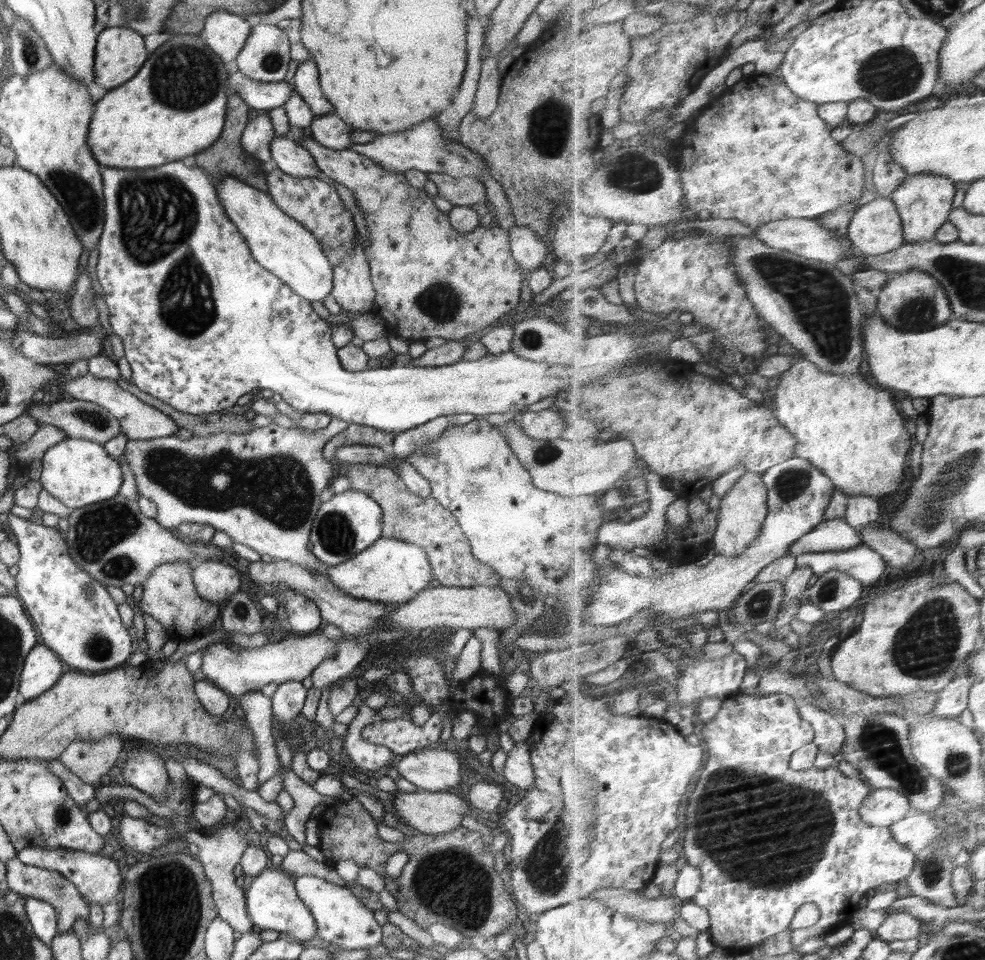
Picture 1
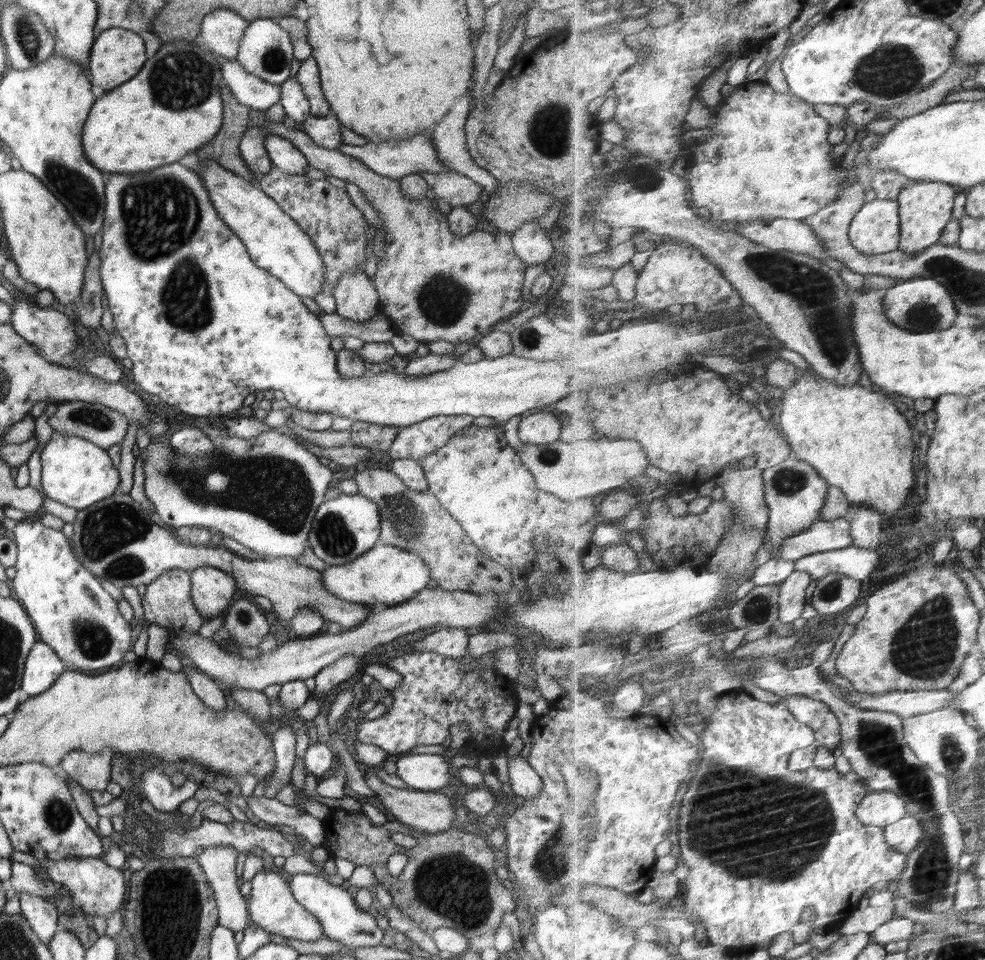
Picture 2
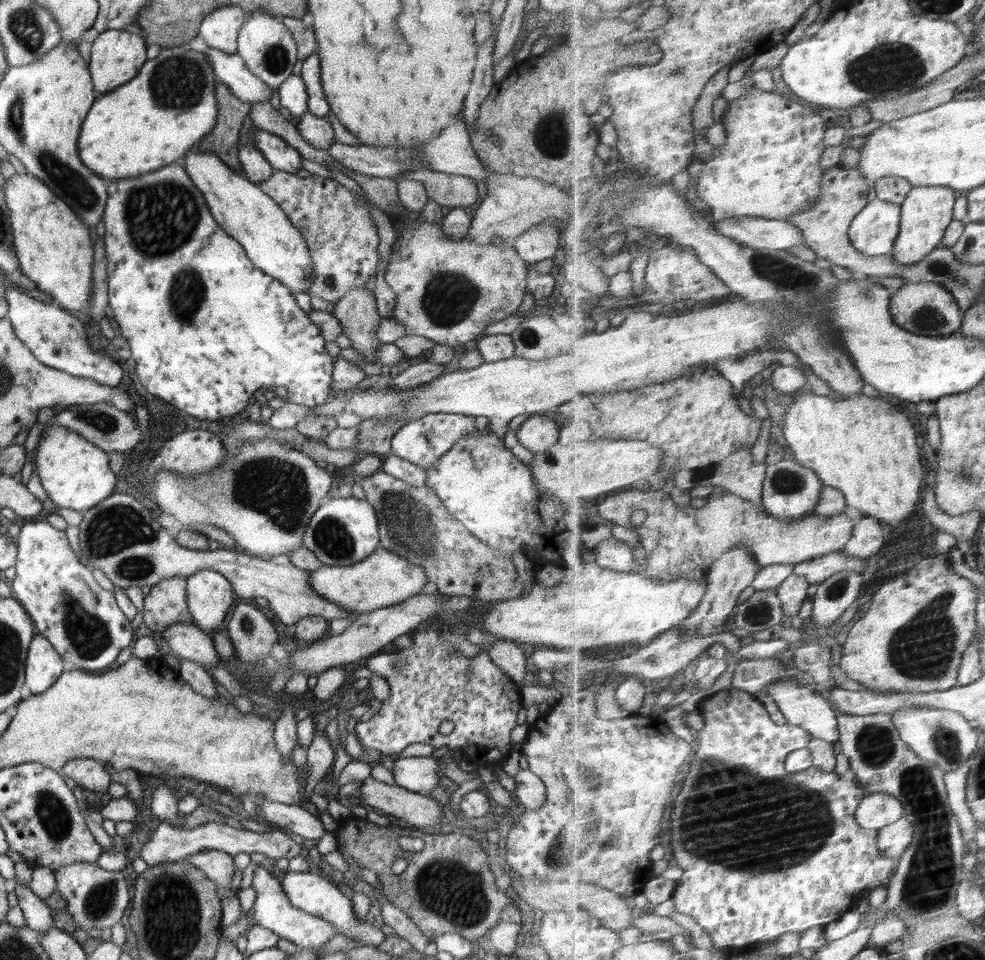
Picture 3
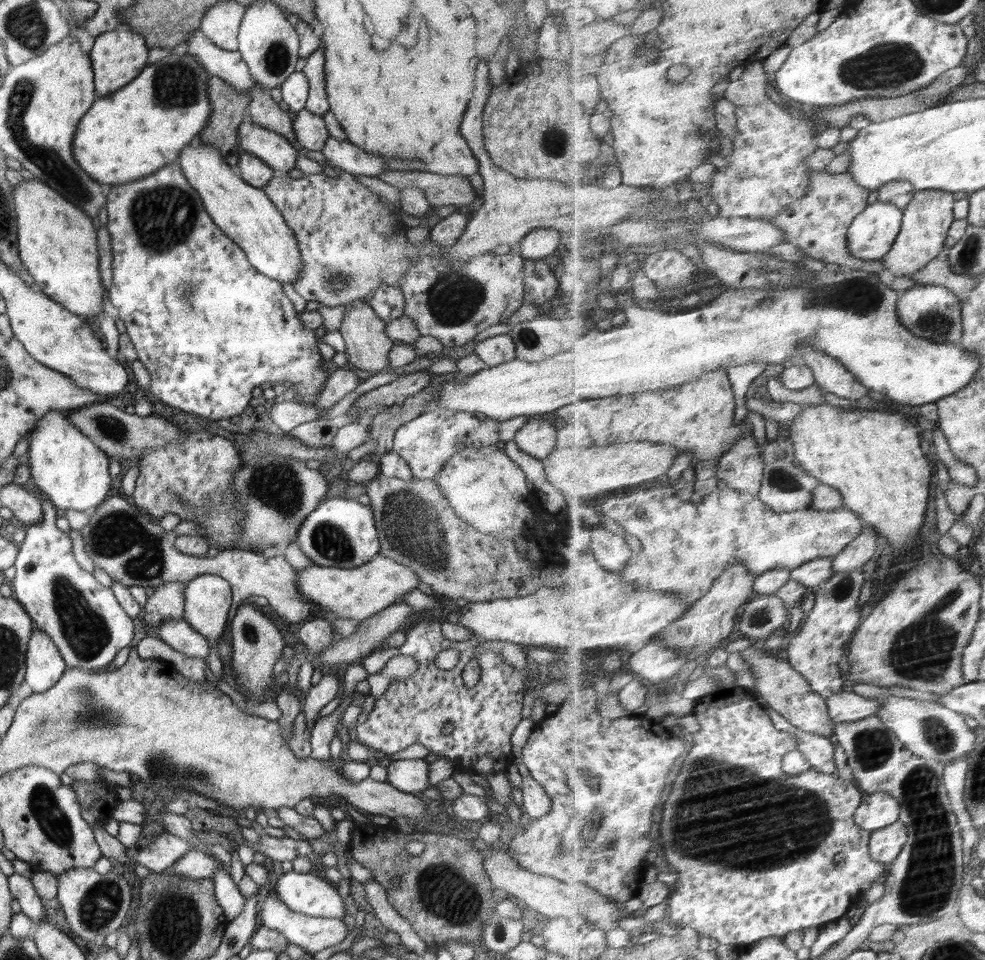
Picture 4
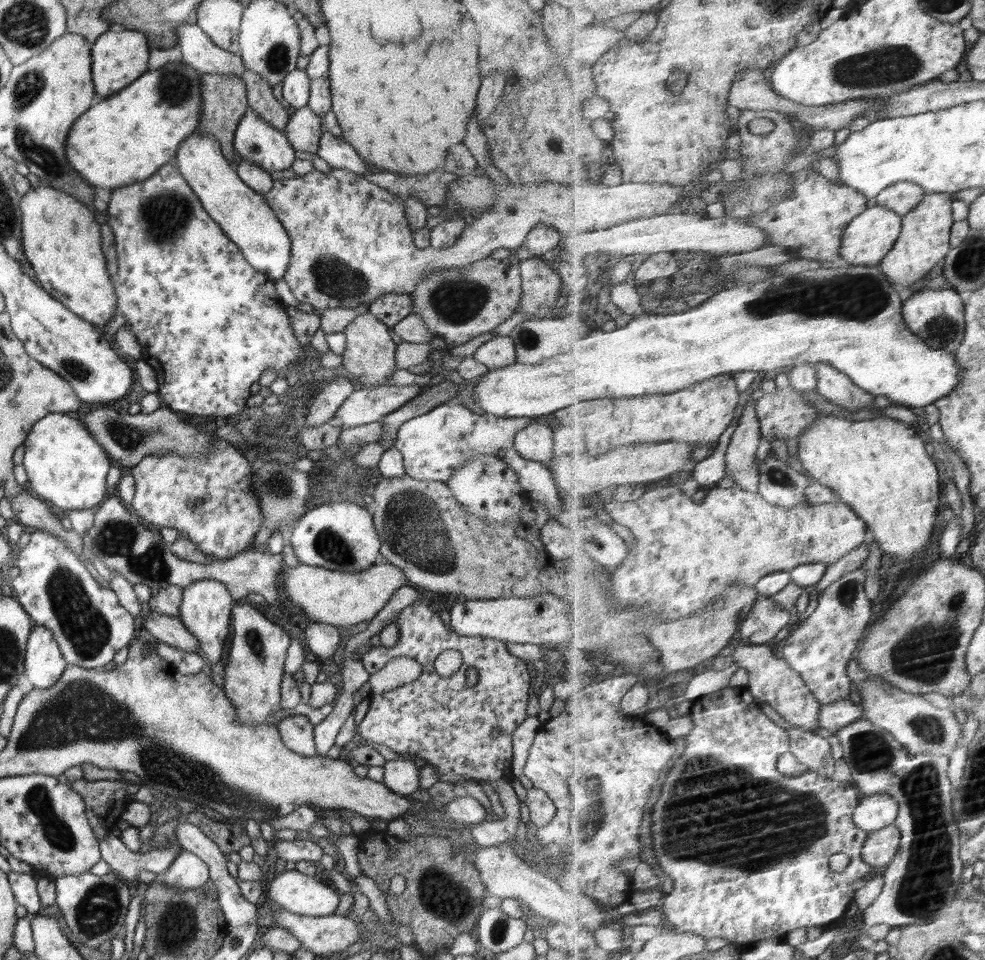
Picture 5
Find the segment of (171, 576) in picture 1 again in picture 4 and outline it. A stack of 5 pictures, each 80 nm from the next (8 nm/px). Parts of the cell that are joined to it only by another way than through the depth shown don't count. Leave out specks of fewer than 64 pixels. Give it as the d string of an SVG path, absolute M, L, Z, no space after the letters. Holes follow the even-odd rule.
M167 582L155 588L142 615L148 628L157 631L166 620L184 620L185 588L184 582Z

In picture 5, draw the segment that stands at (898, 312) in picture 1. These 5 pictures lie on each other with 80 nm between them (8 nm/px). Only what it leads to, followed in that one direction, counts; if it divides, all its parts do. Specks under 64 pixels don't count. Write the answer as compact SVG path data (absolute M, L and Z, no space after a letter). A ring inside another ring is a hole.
M954 288L926 290L914 294L905 302L904 318L908 326L936 350L957 352L967 338L967 304L963 296Z

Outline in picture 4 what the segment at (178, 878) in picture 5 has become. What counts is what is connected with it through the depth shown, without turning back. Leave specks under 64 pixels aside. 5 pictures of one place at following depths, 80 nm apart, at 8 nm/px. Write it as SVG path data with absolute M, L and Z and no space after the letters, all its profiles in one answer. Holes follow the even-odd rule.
M192 850L184 853L171 866L171 870L175 874L187 876L192 880L199 880L199 878L210 879L216 869L226 869L222 863L214 856L206 856L203 852Z

